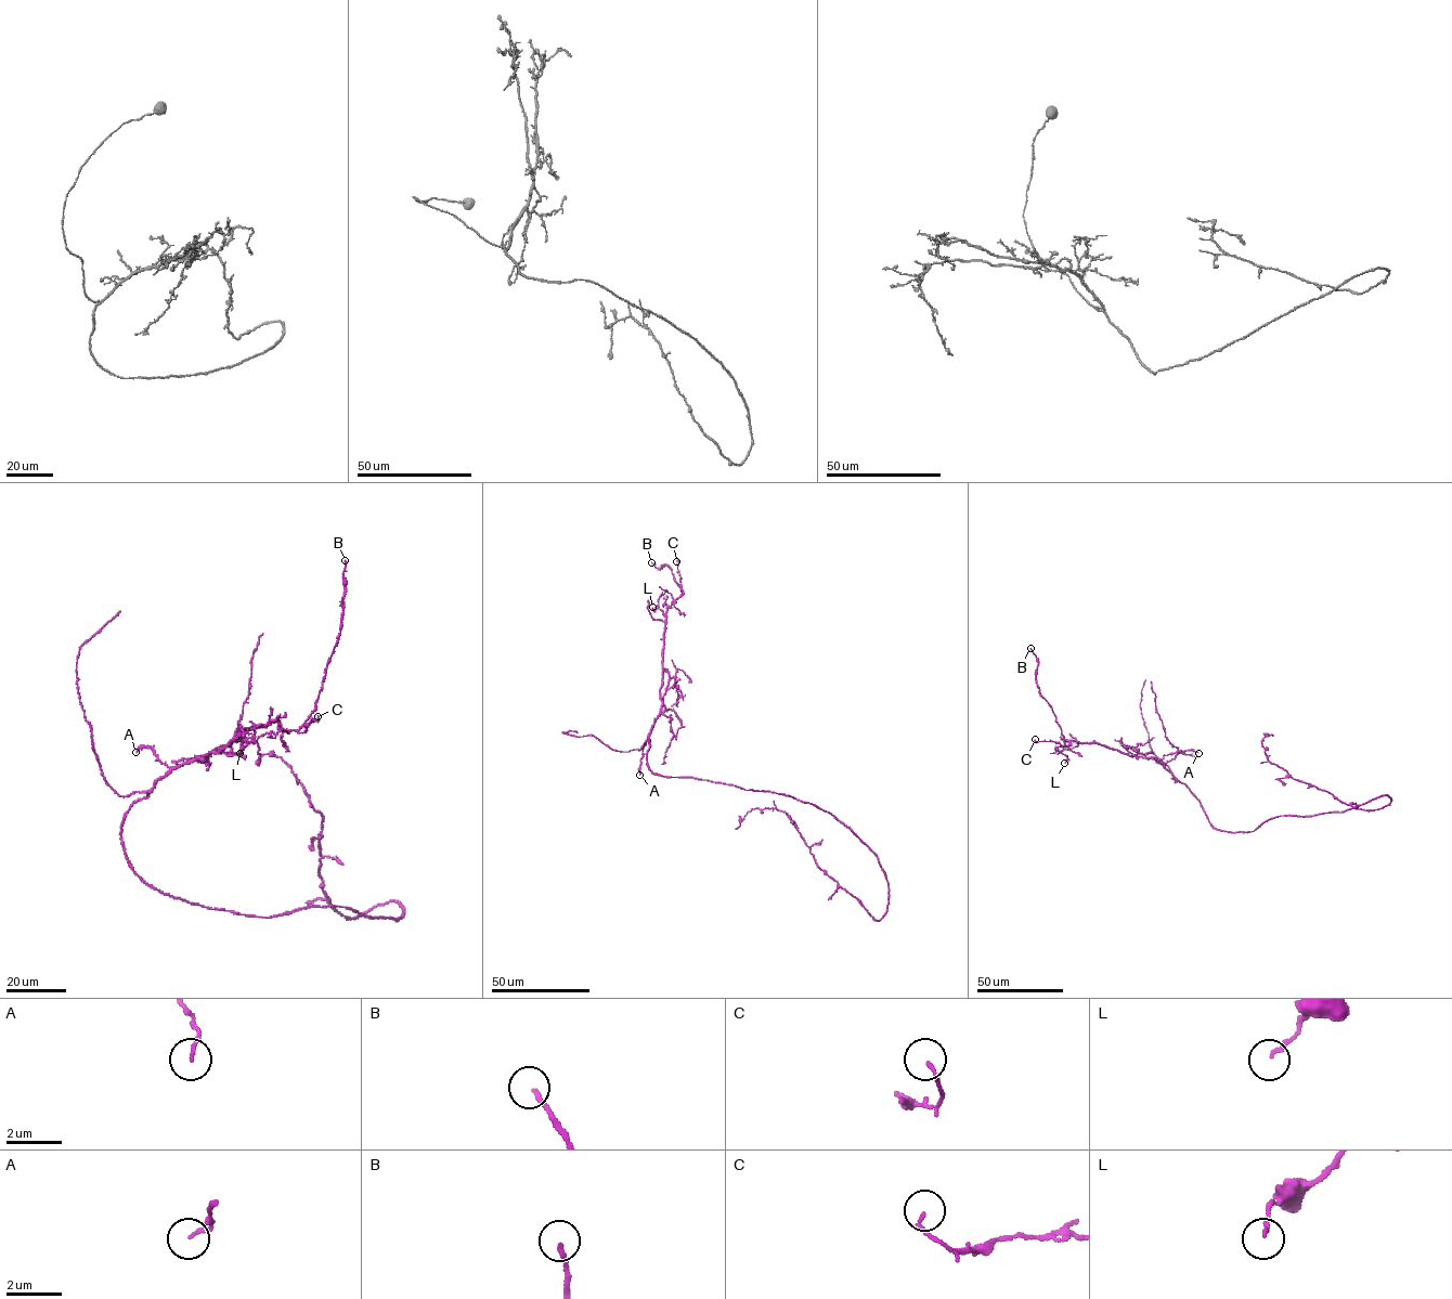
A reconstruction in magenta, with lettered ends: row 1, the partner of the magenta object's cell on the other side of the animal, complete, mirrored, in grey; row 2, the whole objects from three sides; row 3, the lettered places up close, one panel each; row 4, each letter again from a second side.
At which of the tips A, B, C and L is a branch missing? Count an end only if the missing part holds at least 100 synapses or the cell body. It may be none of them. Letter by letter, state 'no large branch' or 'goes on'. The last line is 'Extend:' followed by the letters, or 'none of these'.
A: no large branch
B: no large branch
C: no large branch
L: no large branch
Extend: none of these

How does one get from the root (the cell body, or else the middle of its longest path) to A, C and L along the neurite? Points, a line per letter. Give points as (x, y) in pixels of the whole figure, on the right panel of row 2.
A: (1245, 832), (1213, 828), (1200, 801), (1164, 766), (1178, 753), (1191, 750), (1198, 753)
C: (1245, 832), (1213, 828), (1200, 801), (1153, 758), (1130, 755), (1094, 742), (1073, 740), (1065, 747), (1035, 739)
L: (1245, 832), (1213, 828), (1200, 801), (1153, 758), (1073, 740), (1055, 748), (1066, 756), (1064, 763)

